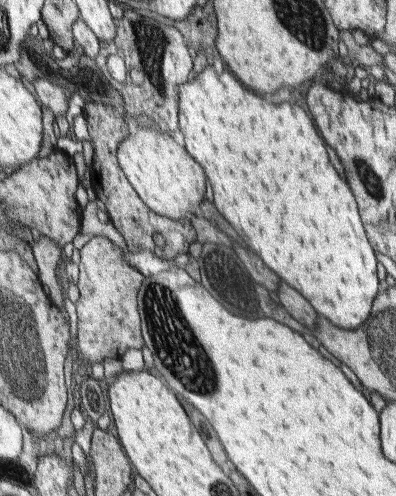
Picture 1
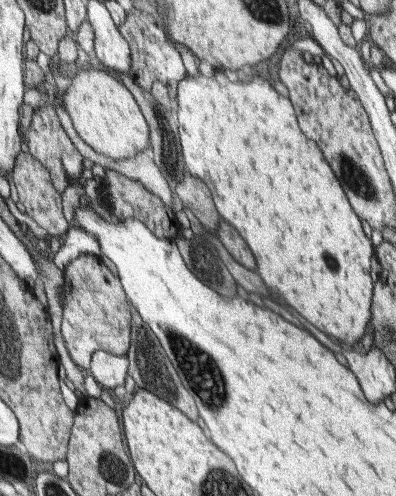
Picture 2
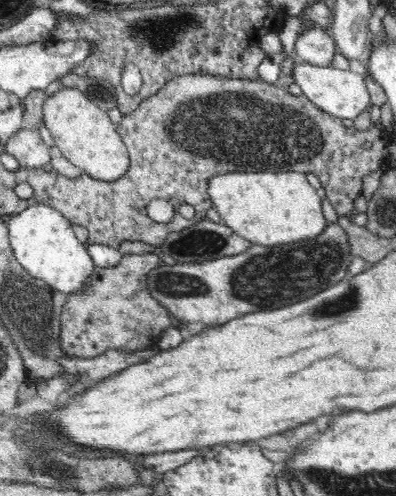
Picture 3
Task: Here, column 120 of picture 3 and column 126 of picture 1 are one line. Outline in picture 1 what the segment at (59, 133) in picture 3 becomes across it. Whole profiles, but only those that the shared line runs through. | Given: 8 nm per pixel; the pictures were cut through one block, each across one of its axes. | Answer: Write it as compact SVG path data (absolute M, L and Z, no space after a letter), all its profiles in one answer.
M131 126L131 134L117 146L117 164L121 164L139 198L155 214L173 220L189 220L191 214L203 216L201 202L205 200L207 174L203 166L185 152L185 146L177 146L169 134Z

